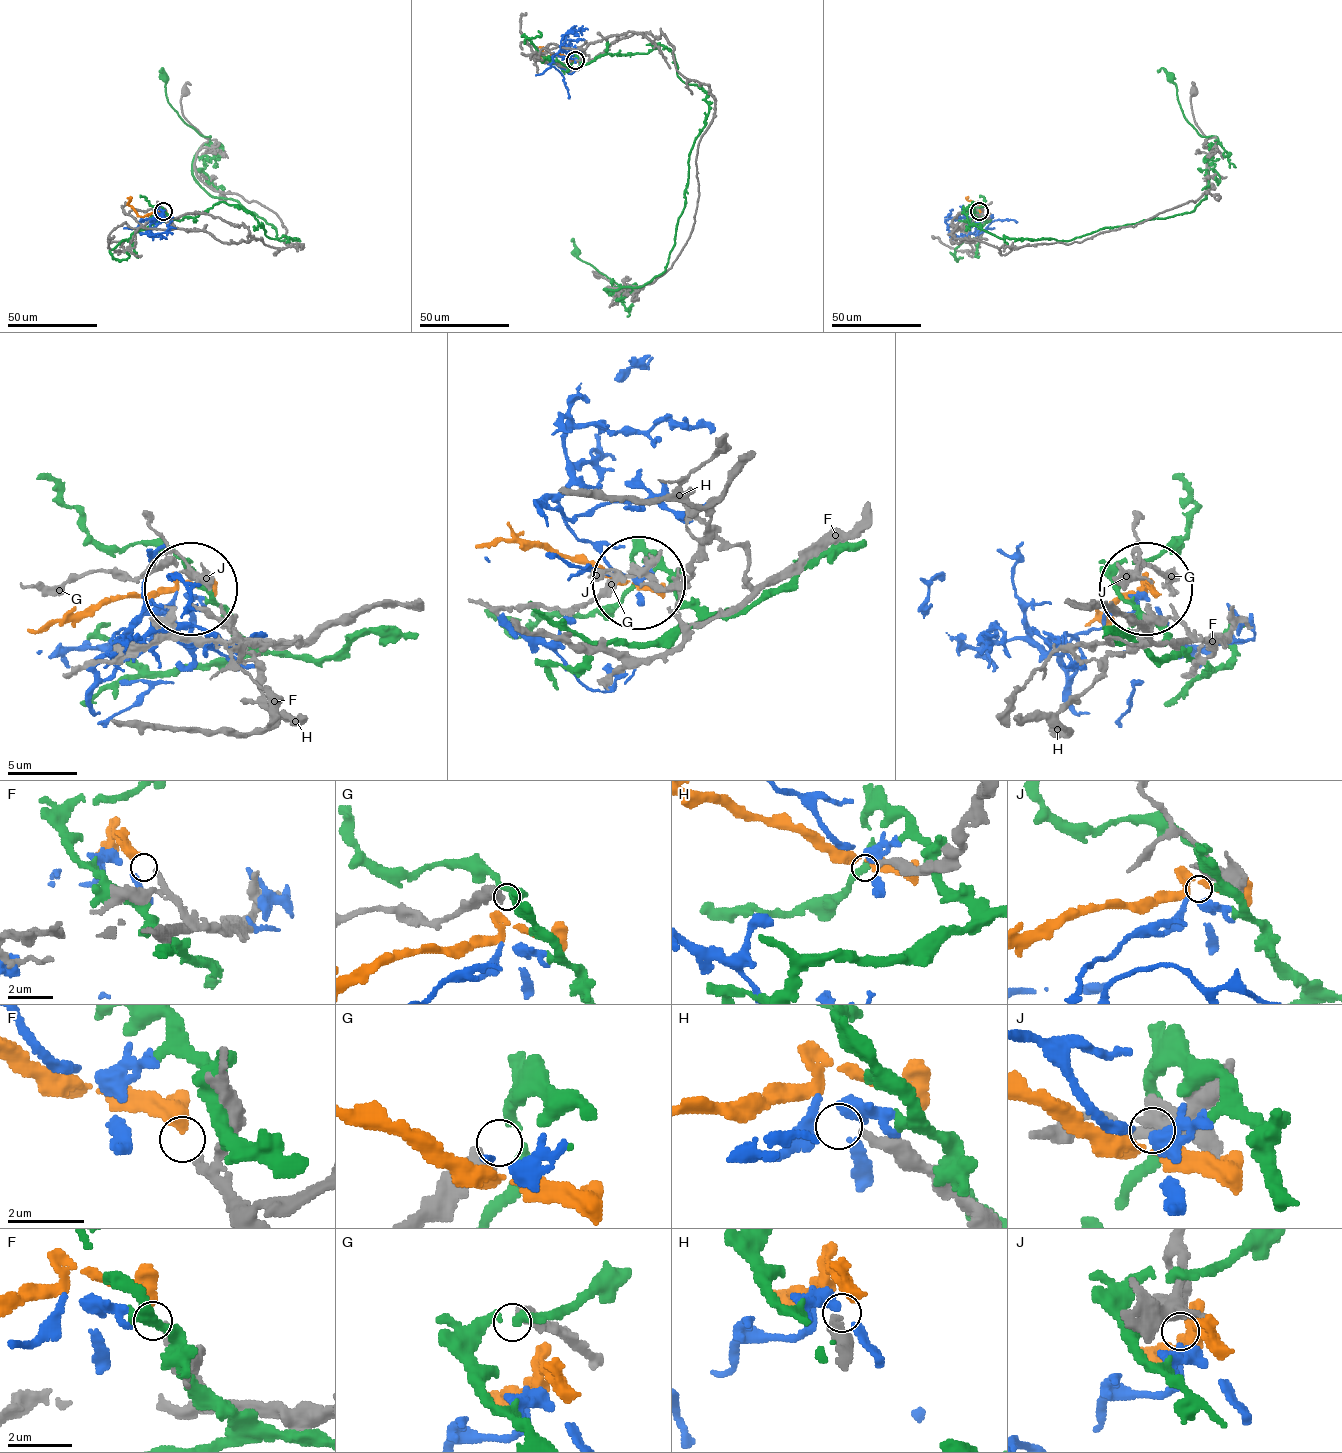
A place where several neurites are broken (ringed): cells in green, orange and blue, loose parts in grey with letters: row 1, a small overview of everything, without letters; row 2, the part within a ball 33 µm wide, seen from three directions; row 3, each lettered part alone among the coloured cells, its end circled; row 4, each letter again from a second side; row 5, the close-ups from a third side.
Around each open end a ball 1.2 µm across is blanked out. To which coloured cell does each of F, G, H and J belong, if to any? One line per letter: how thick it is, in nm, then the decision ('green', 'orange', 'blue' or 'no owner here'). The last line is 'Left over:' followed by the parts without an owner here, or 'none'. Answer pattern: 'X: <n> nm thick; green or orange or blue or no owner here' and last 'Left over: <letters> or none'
F: 180 nm thick; orange
G: 500 nm thick; no owner here
H: 240 nm thick; no owner here
J: 400 nm thick; blue
Left over: G, H

